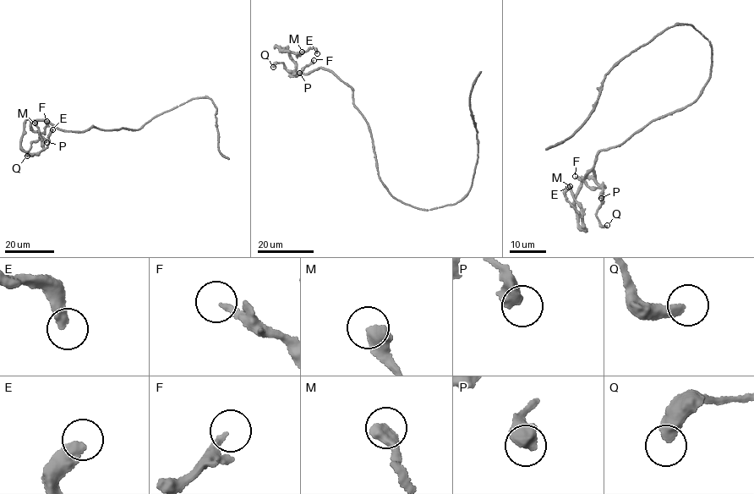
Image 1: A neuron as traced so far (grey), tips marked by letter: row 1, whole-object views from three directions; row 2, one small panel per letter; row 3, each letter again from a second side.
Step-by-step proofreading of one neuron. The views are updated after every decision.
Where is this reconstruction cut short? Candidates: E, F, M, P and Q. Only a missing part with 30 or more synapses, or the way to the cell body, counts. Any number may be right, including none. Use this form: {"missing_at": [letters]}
{"missing_at": []}

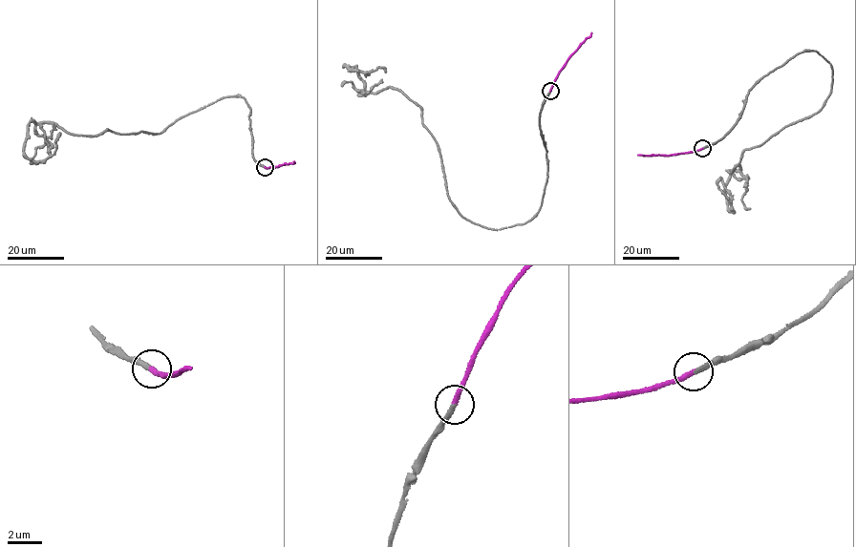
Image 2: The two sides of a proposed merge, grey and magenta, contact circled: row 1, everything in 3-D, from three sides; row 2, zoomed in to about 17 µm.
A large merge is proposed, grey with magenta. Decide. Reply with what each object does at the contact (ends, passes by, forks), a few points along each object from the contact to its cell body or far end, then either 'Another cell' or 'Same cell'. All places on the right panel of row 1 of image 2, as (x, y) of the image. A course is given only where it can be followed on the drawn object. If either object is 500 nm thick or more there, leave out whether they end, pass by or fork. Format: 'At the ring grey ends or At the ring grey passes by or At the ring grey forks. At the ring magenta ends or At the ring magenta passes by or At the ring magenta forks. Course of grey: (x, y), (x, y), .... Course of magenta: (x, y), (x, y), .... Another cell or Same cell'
At the ring grey ends. At the ring magenta ends. Course of grey: (702, 148), (792, 57), (814, 51), (830, 64), (818, 112), (743, 153), (725, 187), (730, 211), (721, 178). Course of magenta: (702, 148), (667, 156), (638, 155). Same cell

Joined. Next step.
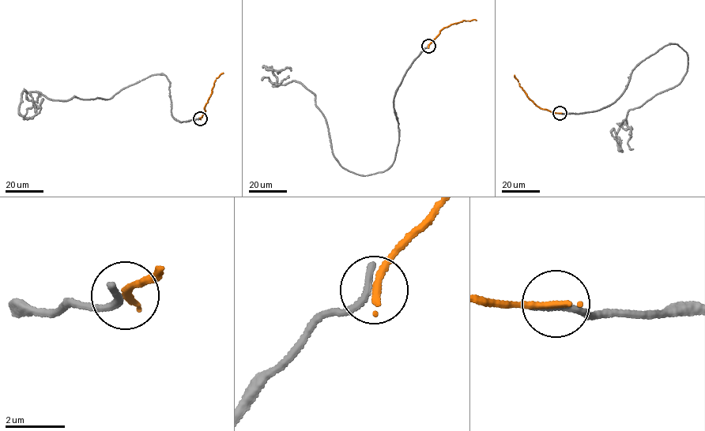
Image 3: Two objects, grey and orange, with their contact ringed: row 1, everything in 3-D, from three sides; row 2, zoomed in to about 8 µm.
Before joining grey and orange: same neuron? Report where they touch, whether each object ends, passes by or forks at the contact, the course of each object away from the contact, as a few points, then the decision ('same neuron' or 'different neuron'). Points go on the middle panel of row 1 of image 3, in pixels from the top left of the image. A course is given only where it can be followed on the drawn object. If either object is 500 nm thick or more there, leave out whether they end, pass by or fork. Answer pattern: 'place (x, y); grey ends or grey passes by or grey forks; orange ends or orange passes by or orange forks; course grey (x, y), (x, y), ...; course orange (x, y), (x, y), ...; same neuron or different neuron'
place (428, 46); grey ends; orange ends; course grey (428, 46), (394, 97), (393, 163), (373, 174), (339, 164), (312, 92), (280, 84), (263, 65), (281, 69); course orange (428, 46), (440, 30), (463, 20), (476, 20); different neuron

